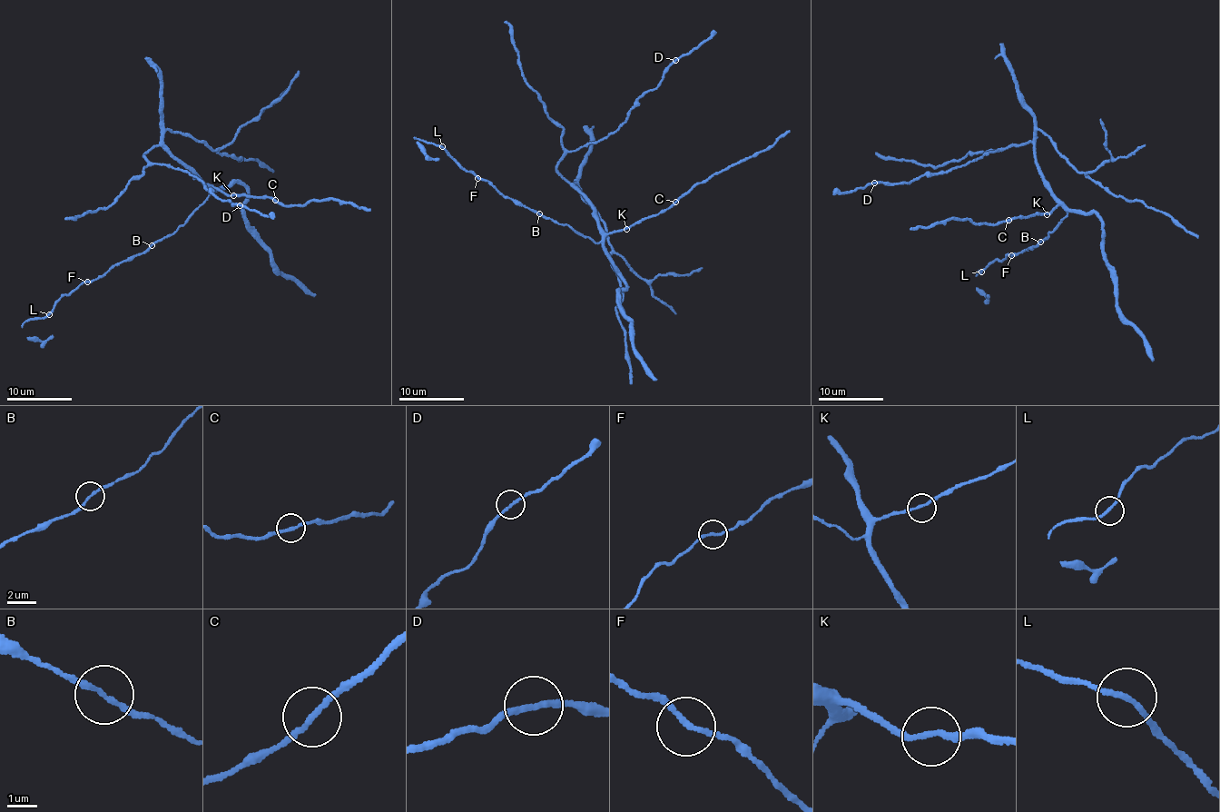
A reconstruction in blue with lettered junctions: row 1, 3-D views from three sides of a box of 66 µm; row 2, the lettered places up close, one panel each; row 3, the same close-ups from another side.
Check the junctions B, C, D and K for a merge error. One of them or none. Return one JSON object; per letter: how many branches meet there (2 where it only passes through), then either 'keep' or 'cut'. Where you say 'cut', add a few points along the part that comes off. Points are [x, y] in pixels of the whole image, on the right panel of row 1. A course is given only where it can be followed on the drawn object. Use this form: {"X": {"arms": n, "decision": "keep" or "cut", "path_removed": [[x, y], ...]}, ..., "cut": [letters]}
{"B": {"arms": 2, "decision": "keep"}, "C": {"arms": 2, "decision": "keep"}, "D": {"arms": 2, "decision": "keep"}, "K": {"arms": 2, "decision": "keep"}, "cut": []}

